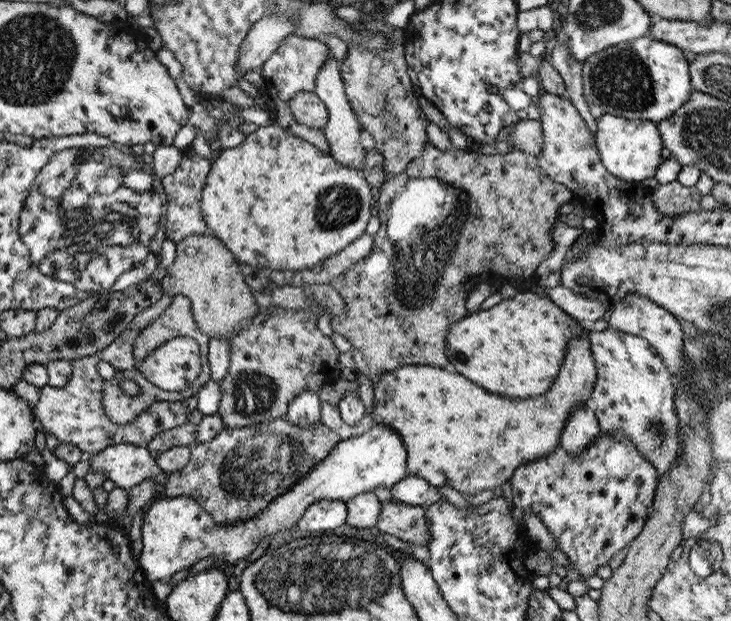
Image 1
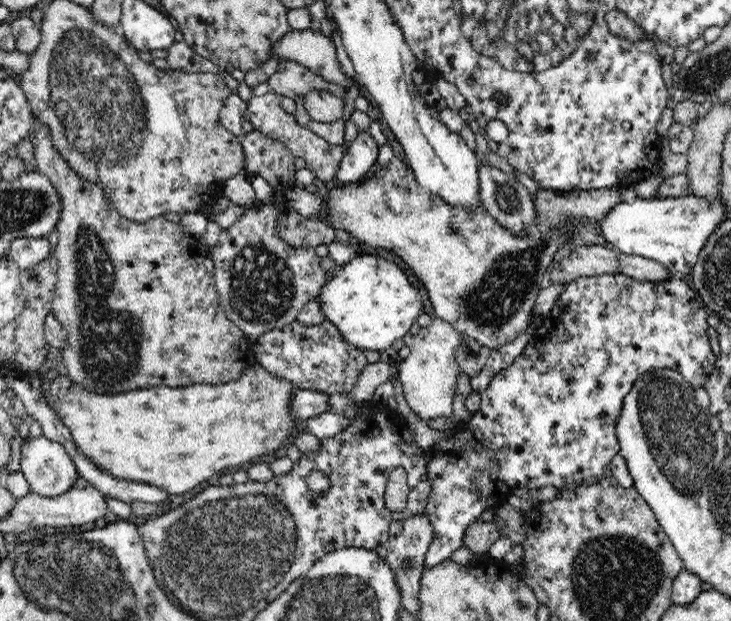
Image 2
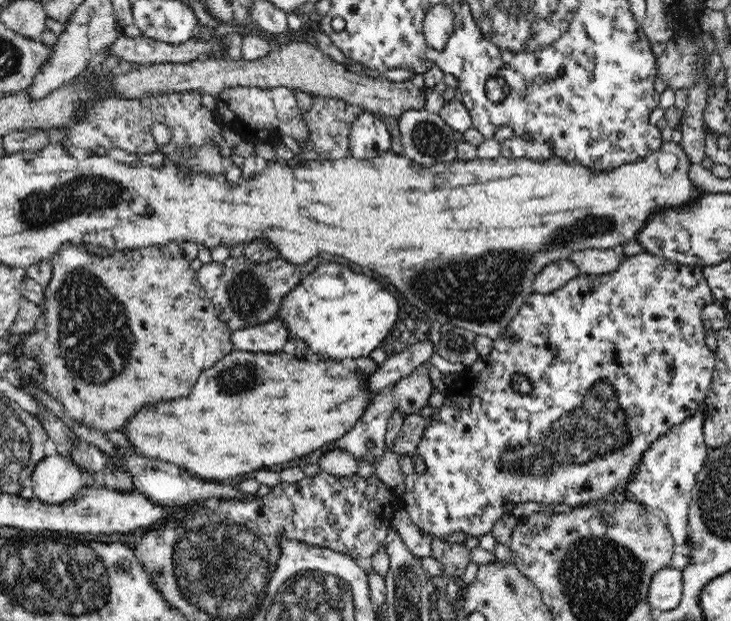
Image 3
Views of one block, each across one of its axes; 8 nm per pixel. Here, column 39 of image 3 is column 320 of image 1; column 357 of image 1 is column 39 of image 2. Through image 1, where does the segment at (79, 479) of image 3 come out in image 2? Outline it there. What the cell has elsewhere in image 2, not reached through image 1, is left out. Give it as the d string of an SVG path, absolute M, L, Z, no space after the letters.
M44 435L24 438L20 464L20 471L31 486L31 492L44 497L56 497L68 492L76 484L79 476L76 465L66 449L60 443Z

